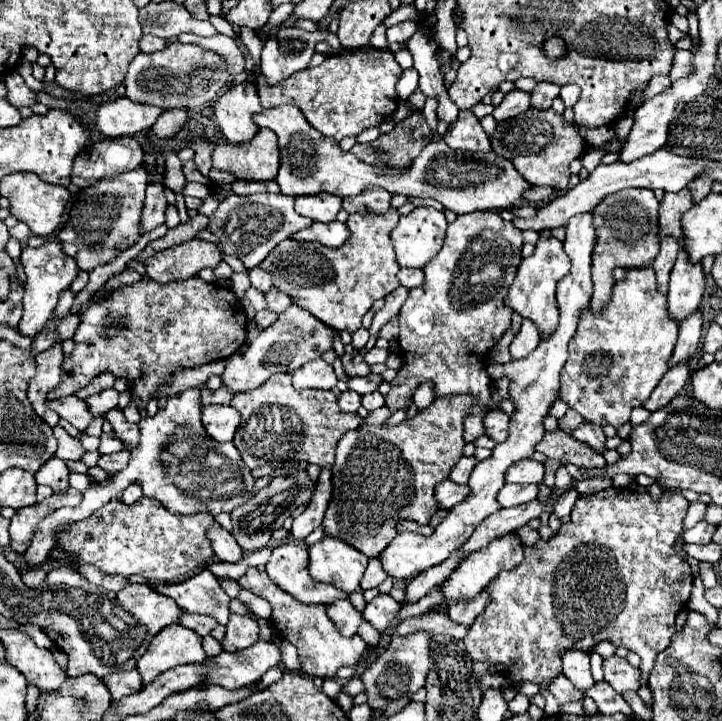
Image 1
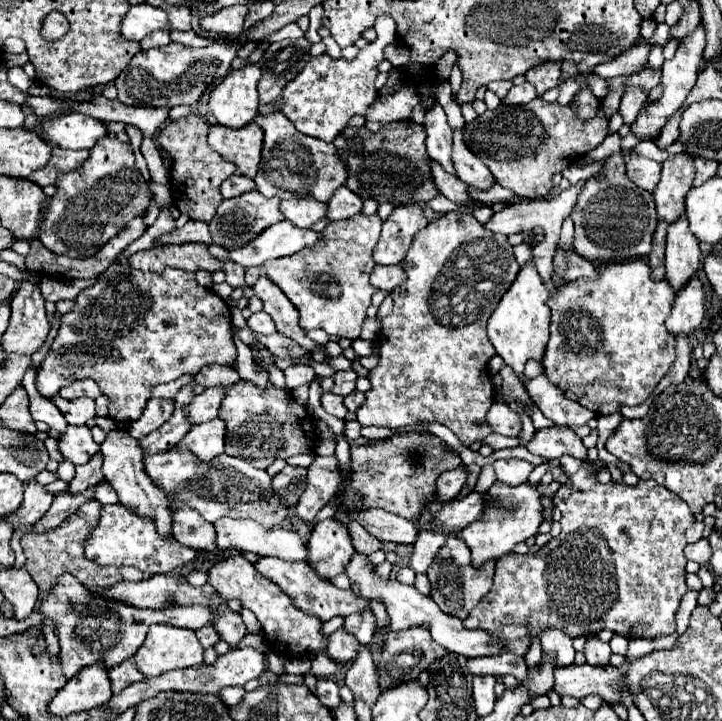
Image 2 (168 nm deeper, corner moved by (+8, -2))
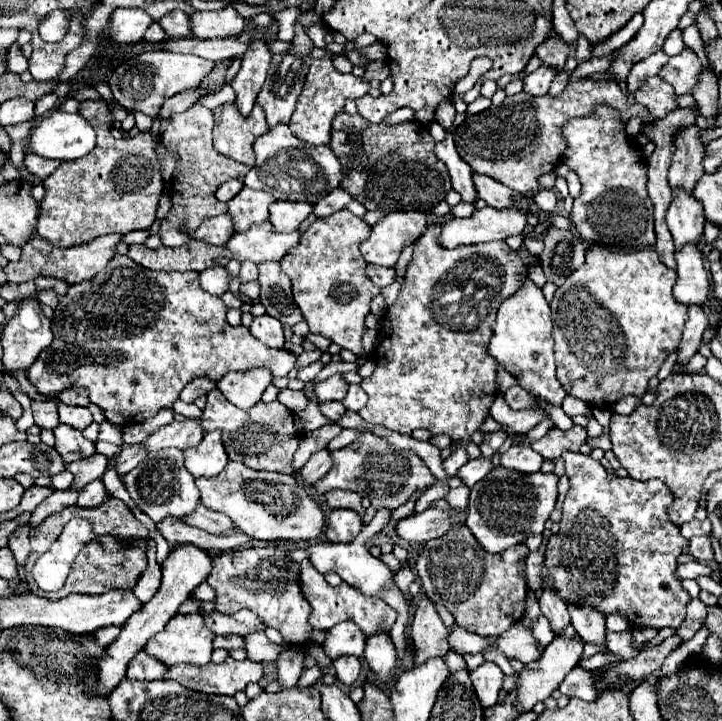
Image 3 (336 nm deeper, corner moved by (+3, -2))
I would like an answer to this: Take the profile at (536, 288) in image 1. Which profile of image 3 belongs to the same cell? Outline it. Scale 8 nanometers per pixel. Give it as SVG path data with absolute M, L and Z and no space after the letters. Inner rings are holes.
M531 279L511 297L507 297L499 311L497 321L493 325L493 337L489 341L489 353L517 379L517 383L531 391L535 397L543 399L549 405L561 405L565 399L563 385L555 377L555 361L553 361L553 337L551 337L553 321L549 303Z

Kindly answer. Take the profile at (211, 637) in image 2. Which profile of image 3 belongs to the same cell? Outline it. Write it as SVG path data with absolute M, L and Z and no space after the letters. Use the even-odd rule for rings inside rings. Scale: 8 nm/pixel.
M217 635L215 641L213 641L213 647L221 647L221 649L239 649L243 647L243 637L239 635Z

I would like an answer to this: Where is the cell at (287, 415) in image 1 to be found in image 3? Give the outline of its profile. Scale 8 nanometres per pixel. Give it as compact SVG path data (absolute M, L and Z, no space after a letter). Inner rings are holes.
M213 389L207 397L209 401L203 411L203 429L223 429L223 445L231 461L243 461L247 467L257 471L293 473L291 457L297 451L303 435L295 429L295 415L283 403L259 401L251 411L243 411L231 401L223 399L223 393L217 389Z

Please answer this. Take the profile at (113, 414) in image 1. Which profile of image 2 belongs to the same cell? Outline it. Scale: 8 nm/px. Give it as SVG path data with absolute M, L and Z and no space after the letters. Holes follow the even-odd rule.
M114 429L100 445L100 451L104 455L104 465L102 465L104 481L110 483L110 487L116 491L118 501L134 515L142 519L150 519L164 539L172 539L172 519L170 519L168 499L154 487L150 477L142 471L144 463L142 463L142 449L138 447L138 441L130 439L130 435L124 429Z

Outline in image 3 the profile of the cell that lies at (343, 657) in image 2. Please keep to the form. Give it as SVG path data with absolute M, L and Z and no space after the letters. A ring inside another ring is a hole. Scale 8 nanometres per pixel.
M353 655L339 657L339 659L333 661L333 667L335 667L337 677L345 685L353 685L357 681L357 677L359 677L359 671L361 671L361 659L359 657L353 657Z

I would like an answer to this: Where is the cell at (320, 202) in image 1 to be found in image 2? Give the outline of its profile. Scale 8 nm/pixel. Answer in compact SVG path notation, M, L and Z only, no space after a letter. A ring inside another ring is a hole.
M290 199L280 203L280 213L296 227L310 227L324 217L326 205L314 203L314 199Z

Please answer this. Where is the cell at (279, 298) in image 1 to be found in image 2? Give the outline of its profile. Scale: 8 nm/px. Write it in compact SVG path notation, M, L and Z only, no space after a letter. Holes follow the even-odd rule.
M260 275L260 279L256 281L256 285L252 289L258 295L258 299L262 299L264 311L272 317L278 333L286 335L294 329L294 335L286 335L286 337L294 339L298 345L302 345L310 351L316 347L316 343L312 339L308 339L306 333L298 325L298 309L290 303L290 299L282 293L282 289L278 289L278 285L274 285L266 275Z

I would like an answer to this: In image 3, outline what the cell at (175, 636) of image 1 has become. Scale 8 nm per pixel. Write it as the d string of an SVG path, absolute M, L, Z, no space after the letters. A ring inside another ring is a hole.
M201 613L175 615L159 635L147 641L145 651L167 667L177 663L207 665L211 661L213 637Z

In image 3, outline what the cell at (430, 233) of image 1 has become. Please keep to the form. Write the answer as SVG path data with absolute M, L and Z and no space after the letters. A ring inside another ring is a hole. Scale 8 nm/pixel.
M419 211L389 213L373 225L371 237L361 243L361 255L367 263L395 267L401 251L415 243L425 229L427 217Z

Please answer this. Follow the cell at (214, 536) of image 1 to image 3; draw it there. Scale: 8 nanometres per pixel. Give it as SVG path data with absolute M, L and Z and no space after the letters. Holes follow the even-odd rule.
M163 449L163 451L157 451L155 455L147 455L135 469L123 475L123 483L131 499L155 523L159 523L169 515L183 519L183 515L191 515L191 511L199 507L199 489L195 487L193 475L185 469L183 455L179 449ZM171 485L173 485L173 491L171 491Z

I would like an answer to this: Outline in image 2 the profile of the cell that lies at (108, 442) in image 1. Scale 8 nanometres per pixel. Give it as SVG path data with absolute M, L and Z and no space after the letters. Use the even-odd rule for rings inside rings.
M68 425L68 429L58 437L58 451L62 453L64 459L68 459L74 465L88 463L98 449L100 447L92 441L90 429L86 425L80 427Z

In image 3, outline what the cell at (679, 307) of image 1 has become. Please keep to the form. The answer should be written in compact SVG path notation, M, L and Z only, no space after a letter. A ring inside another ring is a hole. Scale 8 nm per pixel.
M673 191L673 201L667 211L667 225L677 251L685 245L699 245L705 229L703 205L685 191Z

